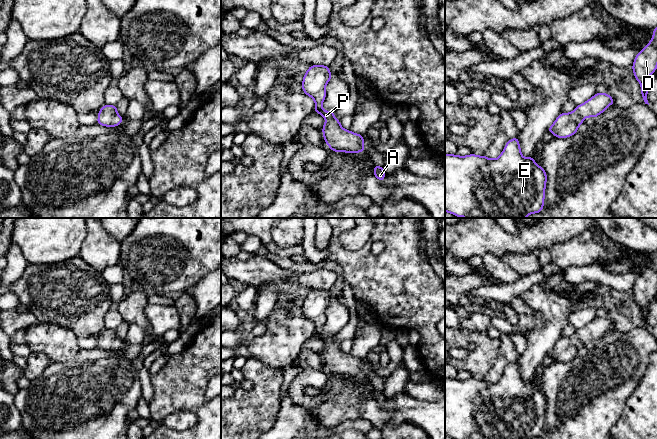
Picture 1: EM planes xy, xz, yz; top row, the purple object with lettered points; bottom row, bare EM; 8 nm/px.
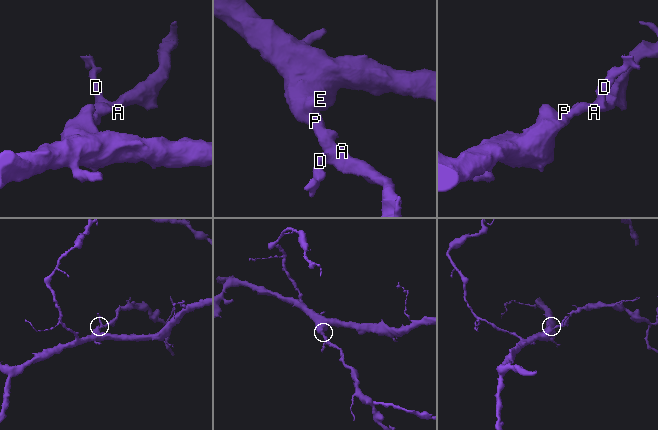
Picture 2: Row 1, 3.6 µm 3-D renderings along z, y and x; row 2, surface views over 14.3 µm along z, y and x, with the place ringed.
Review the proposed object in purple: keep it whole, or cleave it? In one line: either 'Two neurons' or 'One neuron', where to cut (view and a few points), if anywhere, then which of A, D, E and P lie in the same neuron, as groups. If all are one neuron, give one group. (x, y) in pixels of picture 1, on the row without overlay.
One neuron. No split. Groups: A D E P

